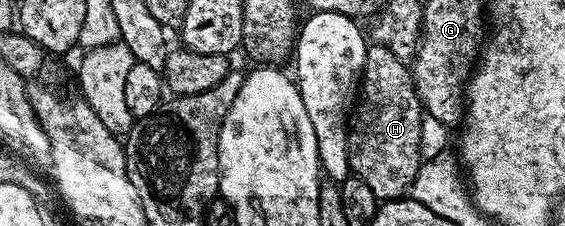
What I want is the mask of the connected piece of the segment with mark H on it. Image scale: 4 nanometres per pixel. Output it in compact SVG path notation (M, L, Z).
M368 46L357 102L347 128L347 152L350 174L365 181L379 200L398 199L410 192L421 164L424 114L410 66L389 49Z

